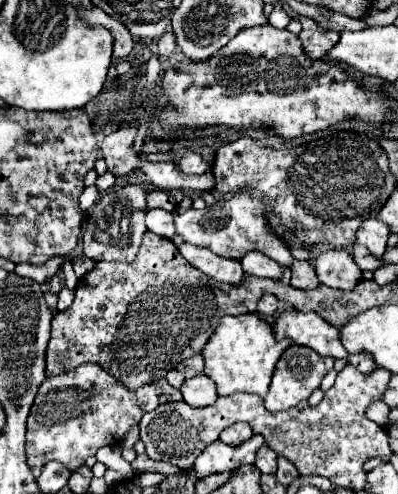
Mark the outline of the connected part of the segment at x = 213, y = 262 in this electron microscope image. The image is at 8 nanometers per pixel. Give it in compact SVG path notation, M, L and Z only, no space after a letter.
M181 244L179 252L191 266L195 266L203 274L207 274L219 282L237 284L237 280L243 278L243 268L241 268L239 260L223 258L207 248L199 248L199 246L191 246L191 244Z

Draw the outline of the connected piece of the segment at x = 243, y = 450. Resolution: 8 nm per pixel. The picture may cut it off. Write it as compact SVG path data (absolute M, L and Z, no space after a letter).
M255 434L245 444L231 448L229 444L223 444L221 440L211 442L195 460L193 470L197 478L205 478L211 474L231 472L233 468L239 468L243 464L253 464L257 448L263 444L263 436Z

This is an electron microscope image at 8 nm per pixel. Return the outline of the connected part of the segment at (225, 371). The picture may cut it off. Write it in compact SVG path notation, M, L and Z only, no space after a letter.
M257 314L223 316L201 352L205 358L205 374L215 382L217 394L229 396L233 392L249 392L263 398L267 394L273 368L289 344L291 340L275 340L271 336L271 324L261 320Z

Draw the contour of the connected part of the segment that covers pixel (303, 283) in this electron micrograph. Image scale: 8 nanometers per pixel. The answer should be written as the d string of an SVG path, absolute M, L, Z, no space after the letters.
M293 260L291 264L291 286L293 288L301 288L301 290L311 290L315 286L319 286L319 280L315 276L315 270L309 262L305 260Z

